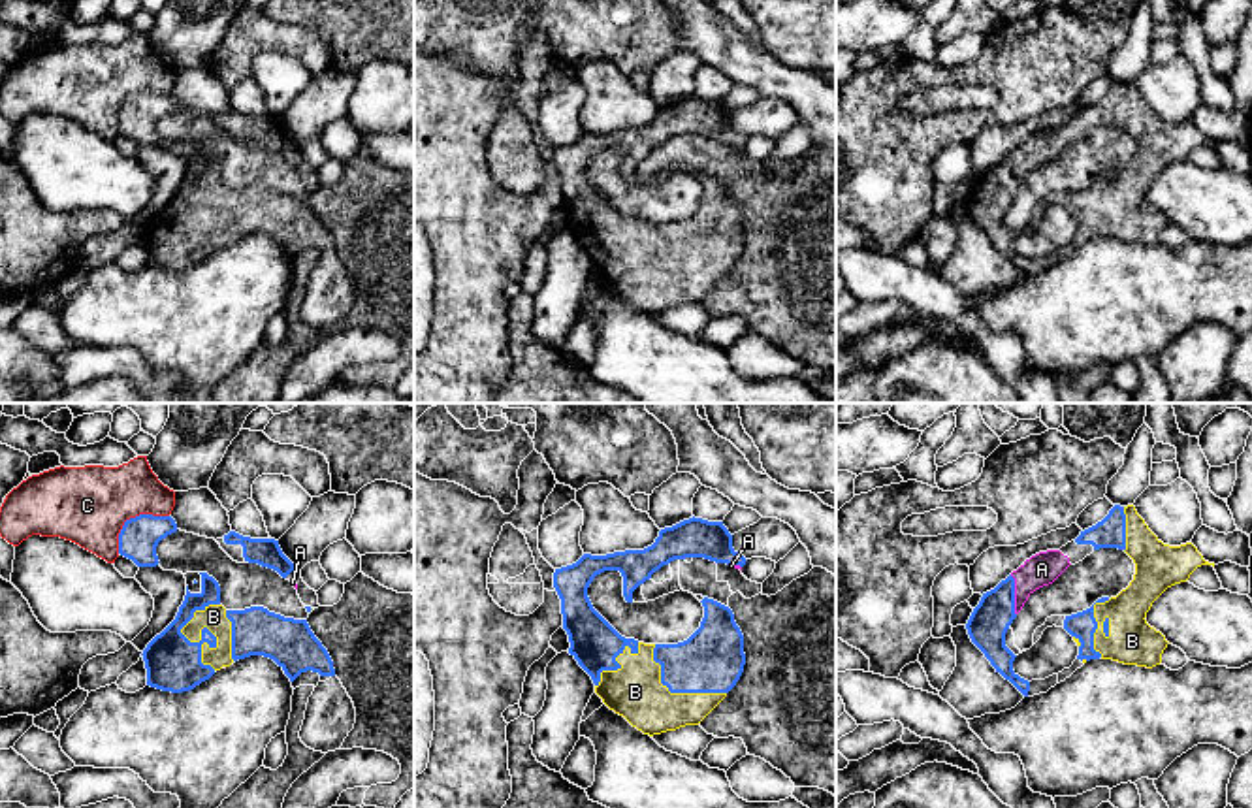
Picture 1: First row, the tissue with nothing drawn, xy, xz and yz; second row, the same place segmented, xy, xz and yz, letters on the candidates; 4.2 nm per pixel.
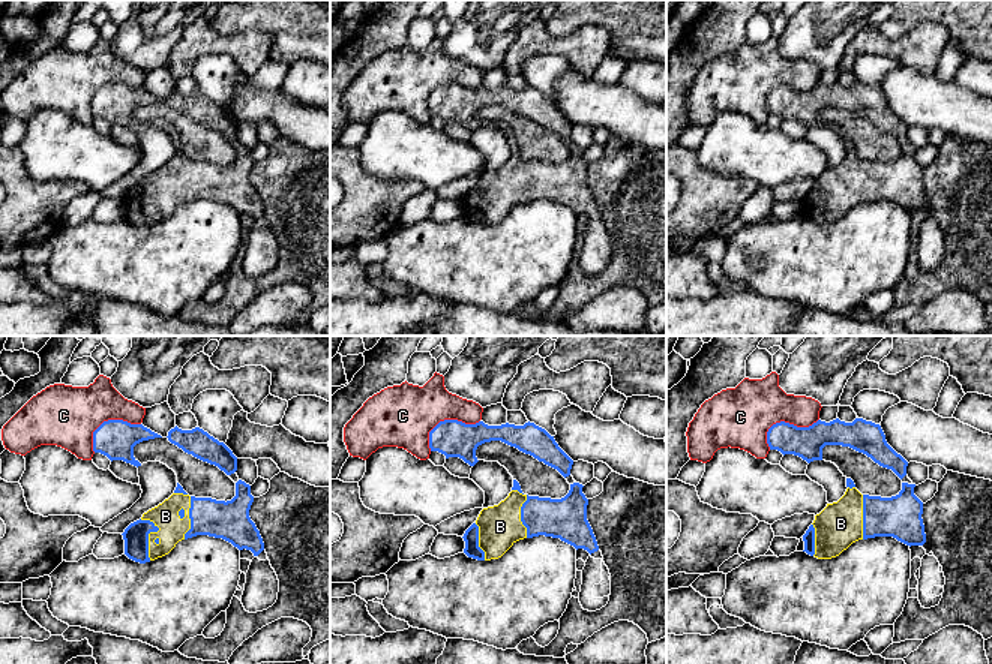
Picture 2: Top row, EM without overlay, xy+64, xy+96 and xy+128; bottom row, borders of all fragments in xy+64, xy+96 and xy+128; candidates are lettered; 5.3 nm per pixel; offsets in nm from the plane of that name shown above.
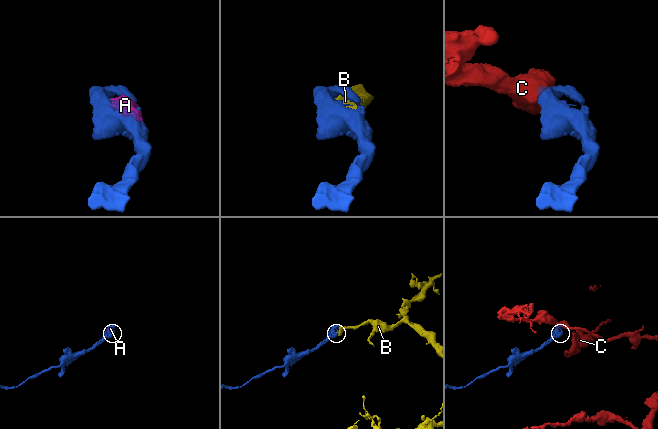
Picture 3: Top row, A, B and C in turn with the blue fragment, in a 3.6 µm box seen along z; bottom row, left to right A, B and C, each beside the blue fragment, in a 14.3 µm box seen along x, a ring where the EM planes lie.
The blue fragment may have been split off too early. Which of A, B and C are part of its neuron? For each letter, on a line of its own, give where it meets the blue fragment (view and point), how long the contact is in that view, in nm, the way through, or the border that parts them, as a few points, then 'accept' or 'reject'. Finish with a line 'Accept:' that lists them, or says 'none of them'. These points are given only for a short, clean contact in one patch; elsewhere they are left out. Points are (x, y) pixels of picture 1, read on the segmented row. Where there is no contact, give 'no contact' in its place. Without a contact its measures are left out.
A: yz (1013, 596) | 180 nm | accept
B: xy (187, 639) | 280 nm | accept
C: xy (130, 518) | 280 nm | reject
Accept: A, B

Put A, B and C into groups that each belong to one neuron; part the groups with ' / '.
A B / C

